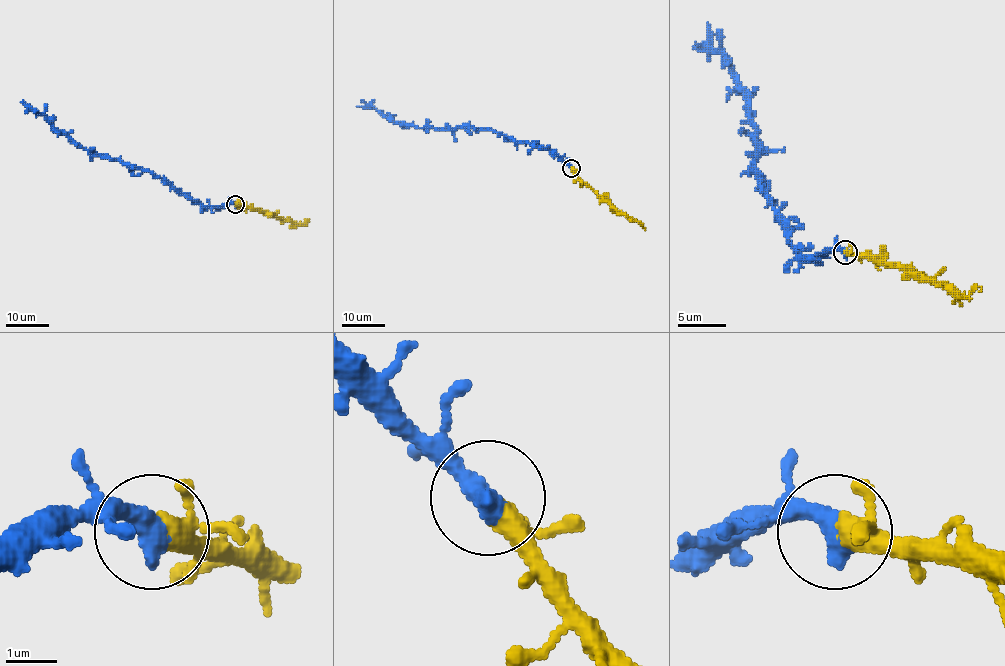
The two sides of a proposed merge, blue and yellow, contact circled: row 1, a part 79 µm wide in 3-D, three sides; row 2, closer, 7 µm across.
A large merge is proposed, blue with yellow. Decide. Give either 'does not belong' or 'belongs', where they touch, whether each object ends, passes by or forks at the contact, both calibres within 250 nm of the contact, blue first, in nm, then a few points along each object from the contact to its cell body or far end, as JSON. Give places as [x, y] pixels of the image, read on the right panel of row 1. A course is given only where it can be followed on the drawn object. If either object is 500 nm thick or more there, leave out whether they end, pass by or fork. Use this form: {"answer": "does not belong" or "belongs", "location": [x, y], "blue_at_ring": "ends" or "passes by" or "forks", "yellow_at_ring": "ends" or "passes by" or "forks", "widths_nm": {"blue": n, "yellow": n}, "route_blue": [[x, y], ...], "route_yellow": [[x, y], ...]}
{"answer": "belongs", "location": [845, 252], "widths_nm": {"blue": 500, "yellow": 360}, "route_blue": [[844, 253], [796, 253], [753, 171], [760, 150], [746, 90], [710, 44], [707, 25]], "route_yellow": [[844, 253], [861, 253], [880, 262], [904, 265], [955, 294], [969, 296], [979, 286], [979, 291]]}

